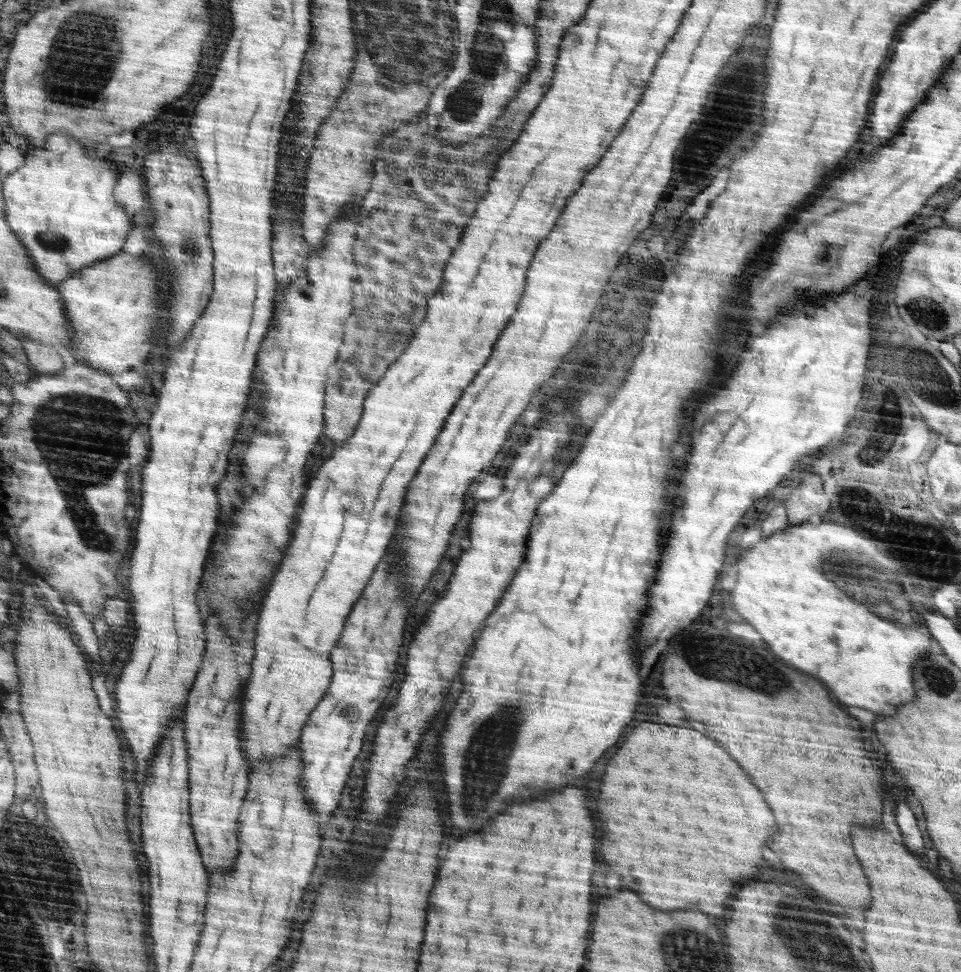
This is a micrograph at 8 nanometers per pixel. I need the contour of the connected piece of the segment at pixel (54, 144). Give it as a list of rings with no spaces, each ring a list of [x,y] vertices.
[[[60,132],[48,140],[46,148],[32,150],[27,158],[26,166],[5,179],[4,213],[38,262],[38,272],[58,285],[72,272],[116,256],[130,228],[124,208],[112,202],[112,188],[118,182],[116,168],[106,158],[92,158],[84,146]]]

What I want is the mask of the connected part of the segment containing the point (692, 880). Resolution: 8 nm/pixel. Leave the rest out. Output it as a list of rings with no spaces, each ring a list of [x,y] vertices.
[[[640,724],[640,726],[636,726],[632,730],[632,734],[626,736],[620,750],[608,762],[606,772],[602,776],[602,784],[600,784],[600,796],[596,798],[594,804],[598,808],[600,820],[606,824],[606,834],[608,834],[608,842],[602,842],[602,846],[600,846],[602,858],[616,864],[616,866],[622,864],[622,870],[616,870],[616,872],[624,872],[620,876],[622,884],[628,890],[638,892],[638,896],[642,896],[644,900],[650,900],[650,904],[654,904],[654,908],[662,908],[662,910],[678,910],[678,908],[694,908],[694,906],[700,908],[700,904],[704,904],[706,914],[722,916],[722,906],[726,904],[728,898],[732,898],[732,894],[736,894],[736,890],[740,888],[740,880],[752,880],[760,874],[760,864],[762,864],[760,848],[766,844],[766,840],[774,832],[778,832],[772,810],[766,808],[762,792],[750,782],[748,774],[740,766],[736,768],[736,762],[722,746],[718,746],[714,740],[702,736],[700,732],[696,732],[692,728],[684,728],[684,726],[666,726],[666,724]]]

